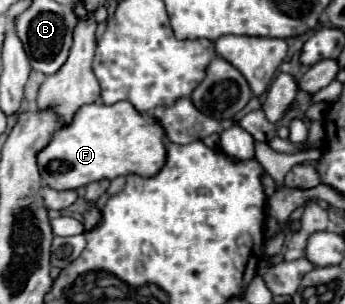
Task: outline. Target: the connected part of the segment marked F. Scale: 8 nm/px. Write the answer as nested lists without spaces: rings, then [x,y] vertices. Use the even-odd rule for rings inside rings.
[[[117,102],[117,104],[85,104],[81,106],[73,120],[67,126],[61,126],[51,142],[37,152],[37,166],[41,174],[41,182],[53,190],[75,190],[79,186],[87,186],[95,180],[113,180],[117,176],[127,174],[155,174],[159,166],[163,166],[165,158],[165,138],[163,130],[155,126],[155,118],[139,114],[129,102]]]

